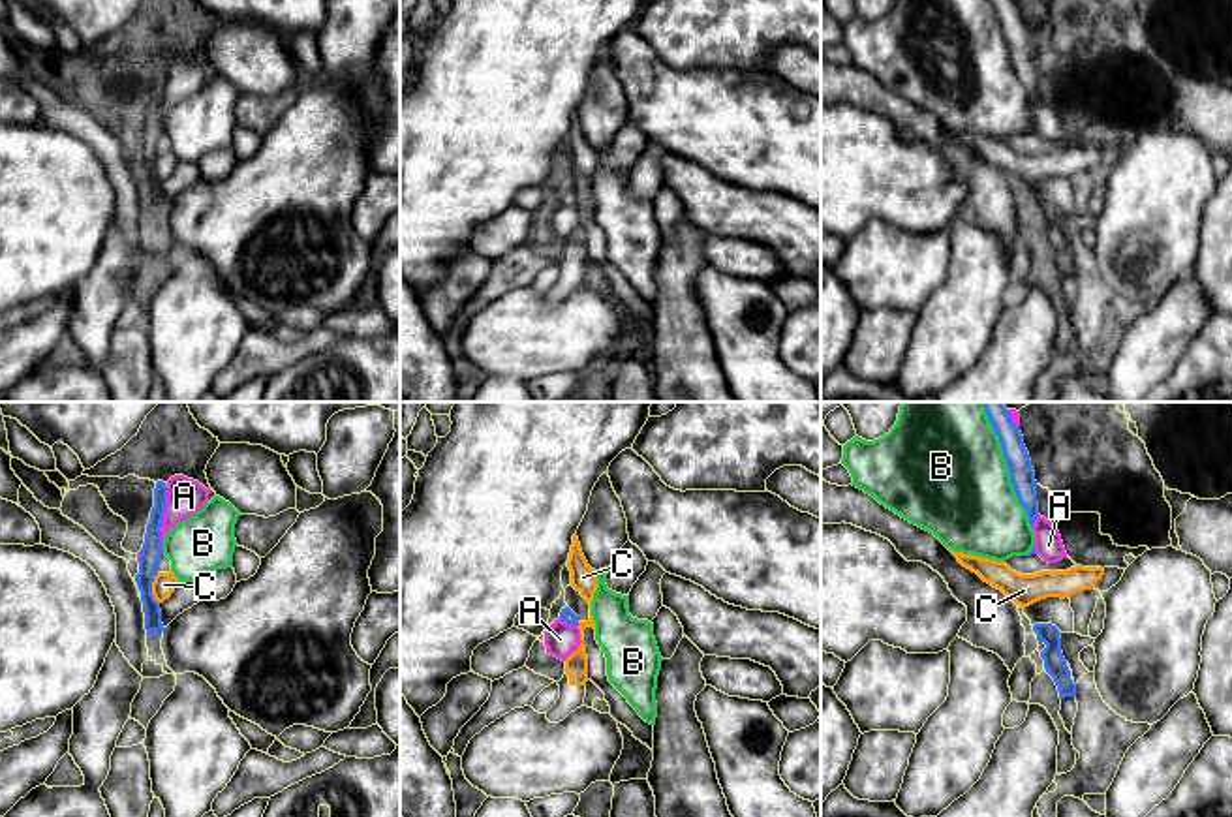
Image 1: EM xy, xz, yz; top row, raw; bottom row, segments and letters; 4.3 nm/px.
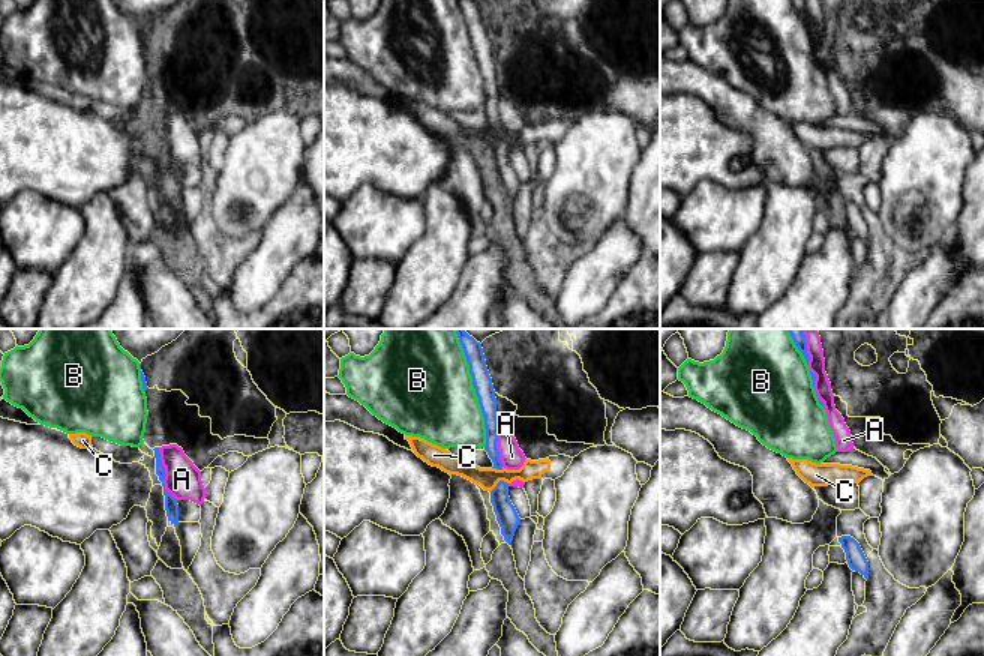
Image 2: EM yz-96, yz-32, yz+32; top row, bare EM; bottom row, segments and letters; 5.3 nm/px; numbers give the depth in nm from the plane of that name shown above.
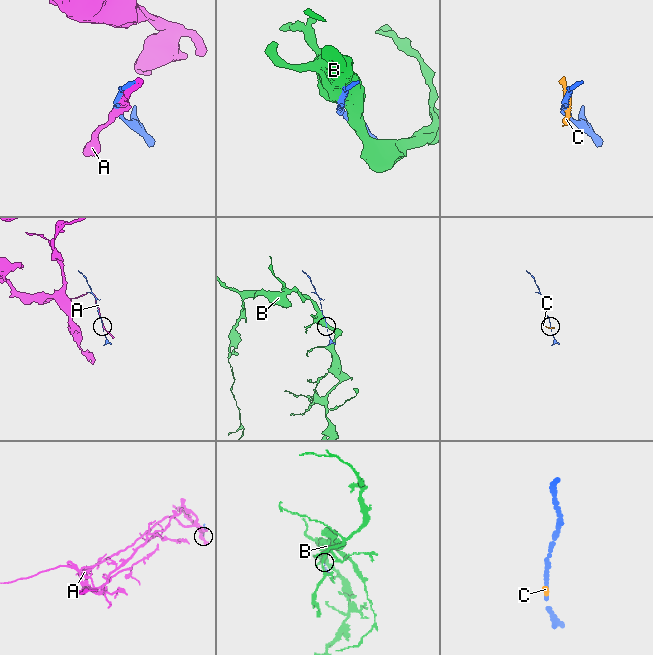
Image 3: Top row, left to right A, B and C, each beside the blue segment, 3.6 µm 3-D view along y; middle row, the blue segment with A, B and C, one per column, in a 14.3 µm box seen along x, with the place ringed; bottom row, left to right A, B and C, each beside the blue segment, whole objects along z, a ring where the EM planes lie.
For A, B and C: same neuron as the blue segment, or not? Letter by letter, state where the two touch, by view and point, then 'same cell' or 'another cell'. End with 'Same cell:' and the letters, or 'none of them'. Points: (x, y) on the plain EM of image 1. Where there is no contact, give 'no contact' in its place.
A: xy (162, 98) | another cell
B: yz (1011, 55) | another cell
C: xy (151, 168) | another cell
Same cell: none of them

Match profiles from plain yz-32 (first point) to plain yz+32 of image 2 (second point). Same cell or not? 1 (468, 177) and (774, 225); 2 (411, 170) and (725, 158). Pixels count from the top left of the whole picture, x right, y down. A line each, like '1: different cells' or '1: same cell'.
1: different cells
2: same cell

